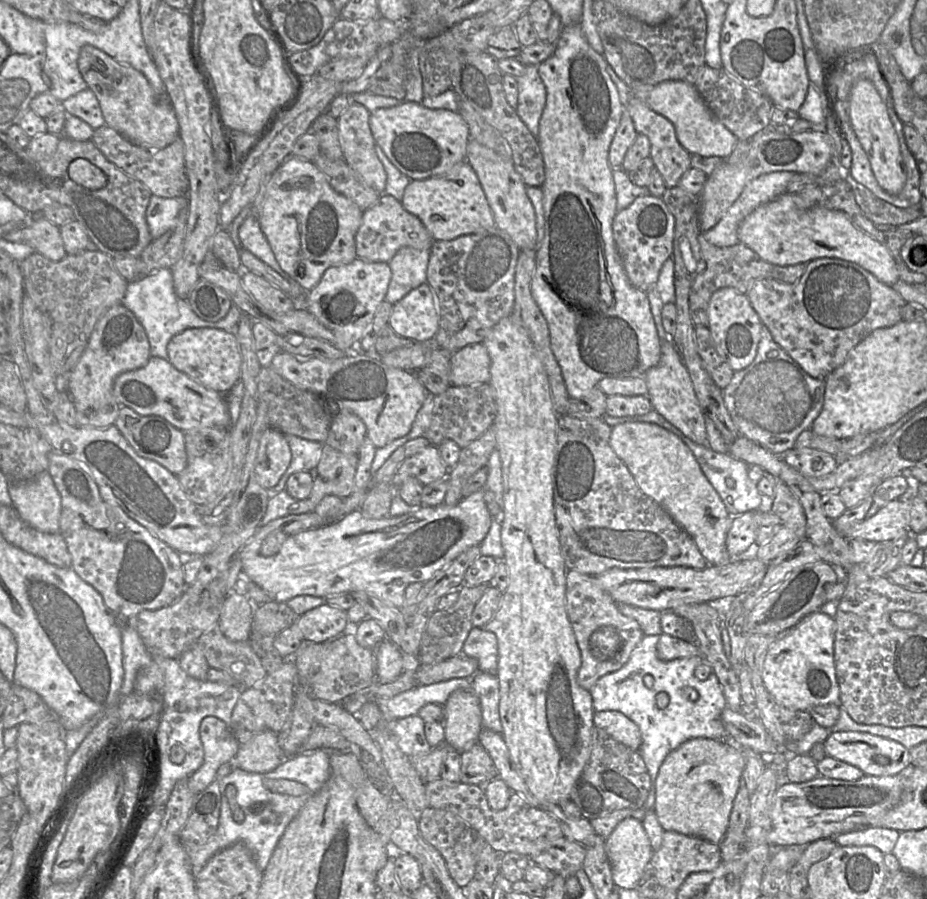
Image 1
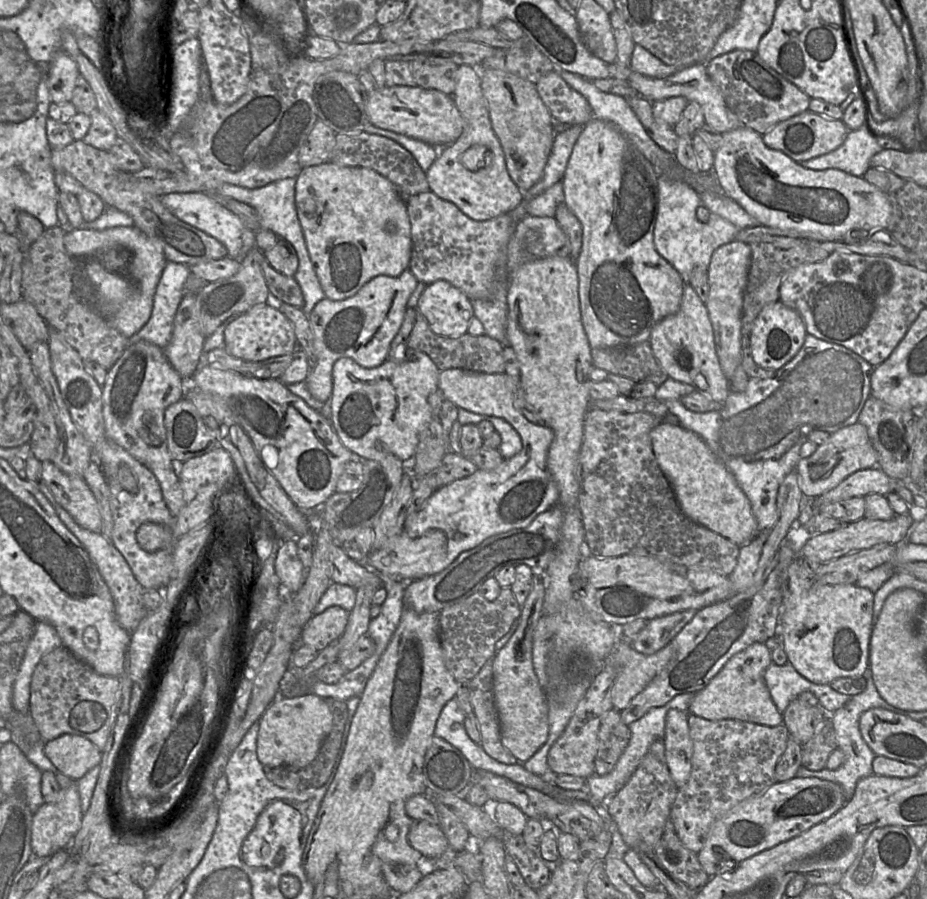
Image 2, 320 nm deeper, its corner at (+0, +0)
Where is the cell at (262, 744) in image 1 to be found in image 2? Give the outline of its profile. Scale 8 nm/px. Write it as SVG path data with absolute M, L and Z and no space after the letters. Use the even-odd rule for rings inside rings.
M307 692L295 697L278 697L258 720L256 754L264 768L310 764L333 727L333 715L325 699Z

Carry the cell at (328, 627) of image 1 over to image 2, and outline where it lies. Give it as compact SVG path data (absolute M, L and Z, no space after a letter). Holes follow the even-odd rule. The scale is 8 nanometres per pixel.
M331 606L310 618L302 629L300 643L322 651L344 633L348 619L349 612L339 606Z

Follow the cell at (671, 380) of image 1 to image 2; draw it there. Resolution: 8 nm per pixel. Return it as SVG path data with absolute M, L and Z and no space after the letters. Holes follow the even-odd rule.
M689 283L685 284L678 311L658 322L649 342L653 355L668 378L691 385L695 391L719 403L729 396L729 383L716 352L712 324L705 303Z

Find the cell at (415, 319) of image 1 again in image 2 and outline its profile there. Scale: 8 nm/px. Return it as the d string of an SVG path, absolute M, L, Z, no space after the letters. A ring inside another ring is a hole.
M444 280L427 285L415 309L427 319L435 334L446 337L467 334L470 320L474 317L467 295Z

